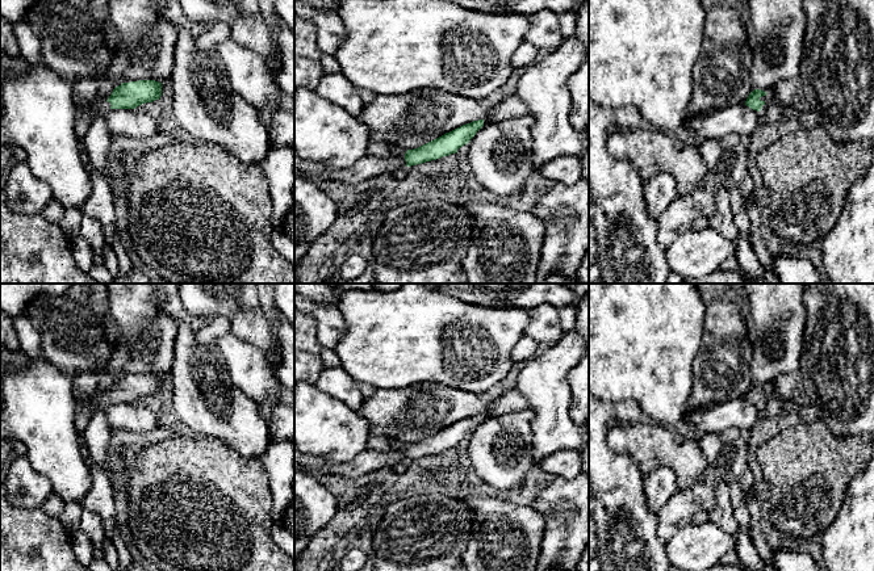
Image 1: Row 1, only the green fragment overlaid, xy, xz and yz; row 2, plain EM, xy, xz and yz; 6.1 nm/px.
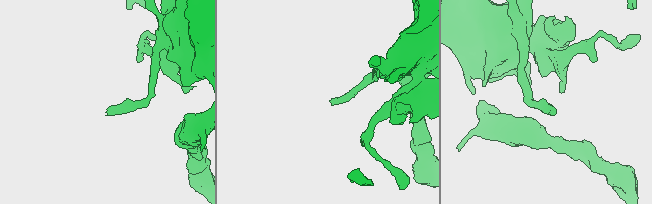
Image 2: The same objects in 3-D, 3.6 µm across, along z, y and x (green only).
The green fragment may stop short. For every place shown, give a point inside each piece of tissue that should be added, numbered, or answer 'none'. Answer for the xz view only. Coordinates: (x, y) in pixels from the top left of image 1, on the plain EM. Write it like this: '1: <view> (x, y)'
1: xz (368, 461)

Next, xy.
1: xy (100, 399)

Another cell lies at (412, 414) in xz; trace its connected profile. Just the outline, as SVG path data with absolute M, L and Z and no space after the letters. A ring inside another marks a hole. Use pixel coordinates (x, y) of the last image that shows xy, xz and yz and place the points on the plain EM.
M428 382L400 390L377 389L356 412L368 421L369 436L390 436L414 444L463 419L484 413L488 406L474 392Z

